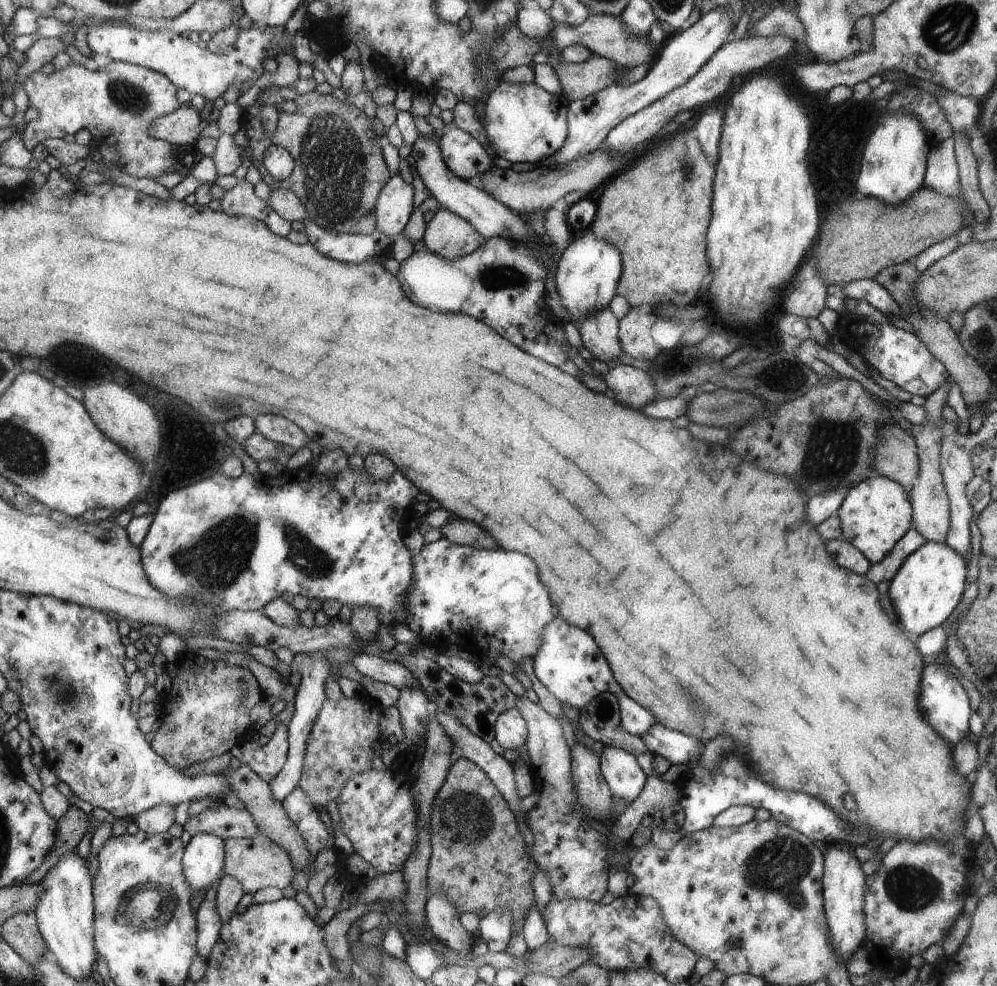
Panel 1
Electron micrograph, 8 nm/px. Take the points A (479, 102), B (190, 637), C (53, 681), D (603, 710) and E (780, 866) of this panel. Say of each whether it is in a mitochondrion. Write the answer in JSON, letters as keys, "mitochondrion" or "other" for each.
{"A":"other","B":"other","C":"mitochondrion","D":"mitochondrion","E":"mitochondrion"}

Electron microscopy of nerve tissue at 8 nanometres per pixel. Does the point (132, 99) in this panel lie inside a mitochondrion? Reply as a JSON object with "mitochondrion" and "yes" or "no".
{"mitochondrion":"yes"}

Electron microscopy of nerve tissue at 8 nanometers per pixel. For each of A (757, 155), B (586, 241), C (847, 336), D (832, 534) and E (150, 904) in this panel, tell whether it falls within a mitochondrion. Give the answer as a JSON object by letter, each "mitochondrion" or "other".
{"A":"other","B":"other","C":"other","D":"other","E":"mitochondrion"}

